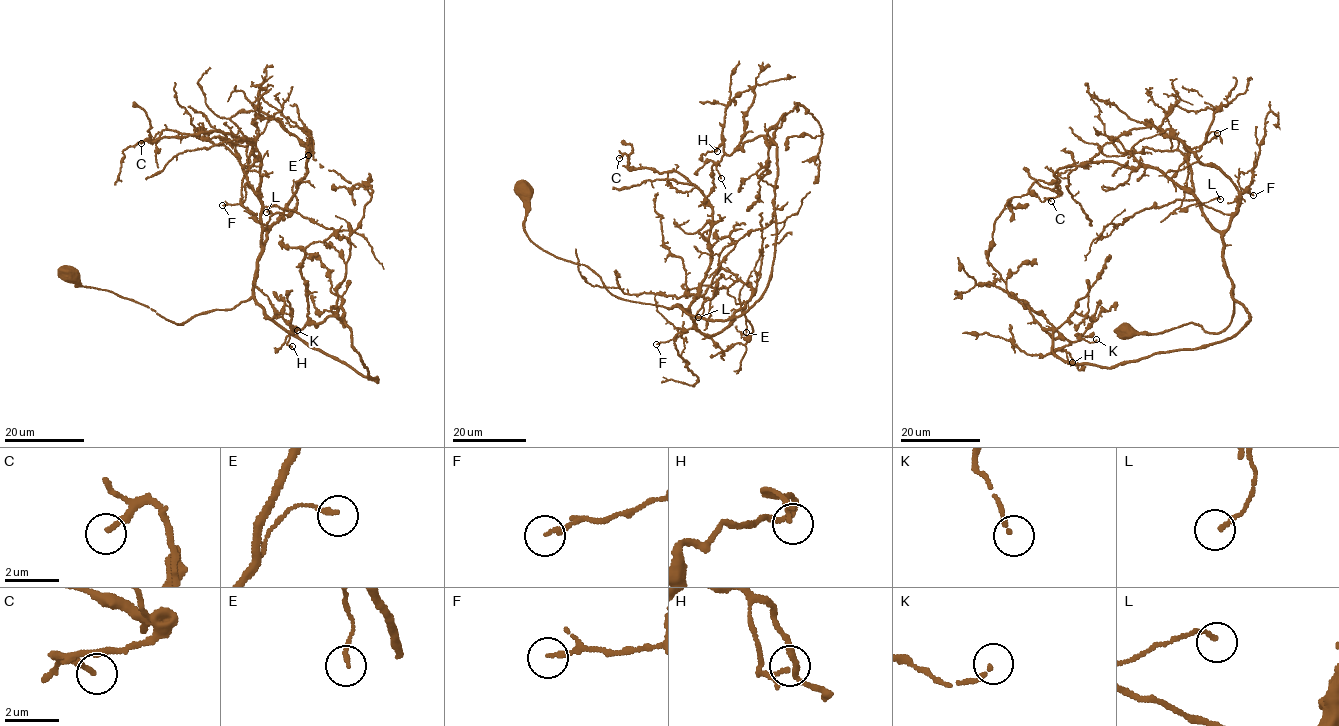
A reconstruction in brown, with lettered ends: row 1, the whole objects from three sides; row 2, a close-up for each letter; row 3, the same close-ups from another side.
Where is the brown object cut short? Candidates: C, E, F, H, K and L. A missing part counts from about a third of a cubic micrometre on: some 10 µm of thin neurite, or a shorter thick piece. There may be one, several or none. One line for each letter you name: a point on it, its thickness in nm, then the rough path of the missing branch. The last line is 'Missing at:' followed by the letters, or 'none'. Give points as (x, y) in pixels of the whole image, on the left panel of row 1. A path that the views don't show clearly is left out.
C: place (141, 143); calibre 220 nm
Missing at: C

